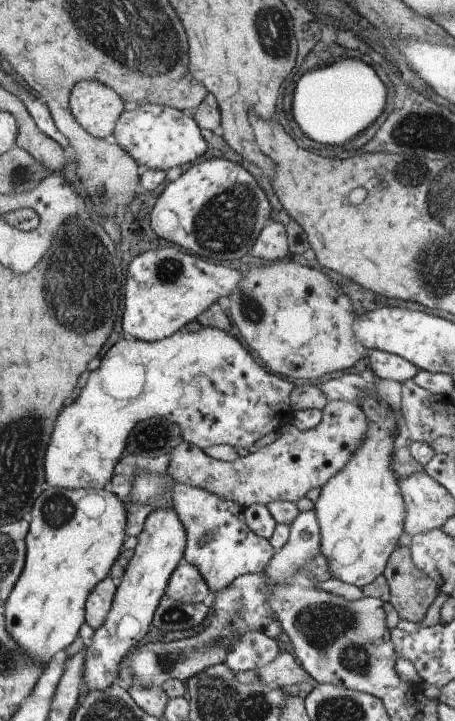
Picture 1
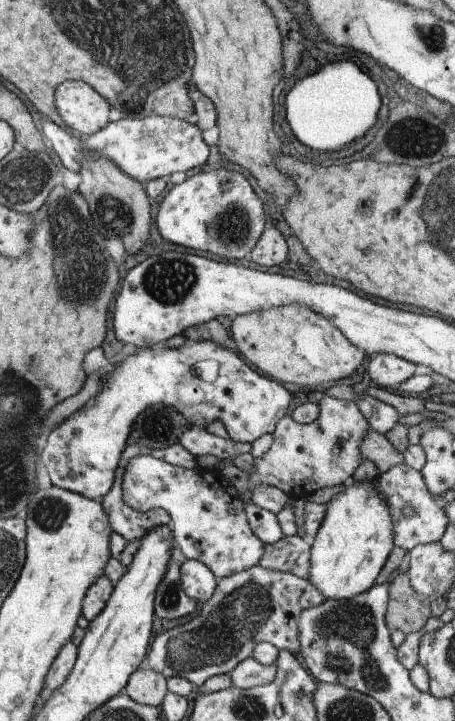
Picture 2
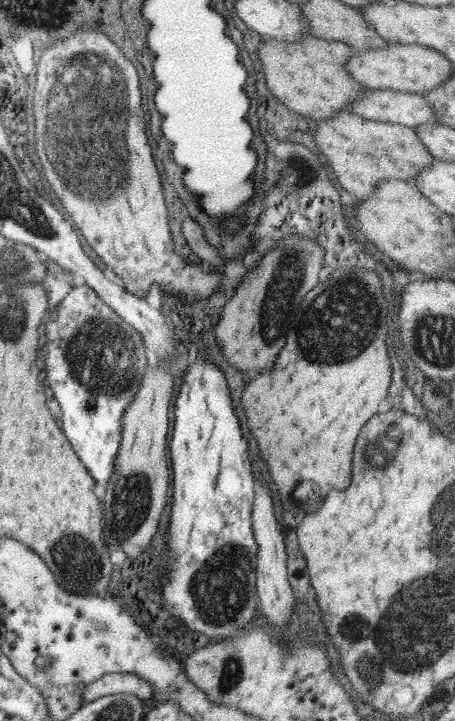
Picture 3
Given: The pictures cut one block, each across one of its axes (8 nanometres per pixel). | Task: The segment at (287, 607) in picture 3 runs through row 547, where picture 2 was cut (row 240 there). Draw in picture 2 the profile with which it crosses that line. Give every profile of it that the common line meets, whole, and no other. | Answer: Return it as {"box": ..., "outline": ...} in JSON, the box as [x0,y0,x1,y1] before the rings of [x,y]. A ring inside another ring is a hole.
{"box":[249,226,288,268],"outline":[[[270,226],[269,230],[263,233],[259,243],[255,245],[249,258],[262,268],[272,268],[287,262],[288,252],[284,236],[278,232],[278,228]]]}

